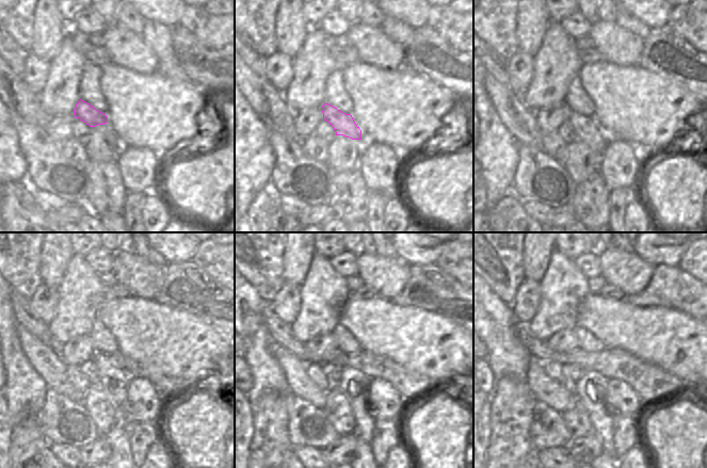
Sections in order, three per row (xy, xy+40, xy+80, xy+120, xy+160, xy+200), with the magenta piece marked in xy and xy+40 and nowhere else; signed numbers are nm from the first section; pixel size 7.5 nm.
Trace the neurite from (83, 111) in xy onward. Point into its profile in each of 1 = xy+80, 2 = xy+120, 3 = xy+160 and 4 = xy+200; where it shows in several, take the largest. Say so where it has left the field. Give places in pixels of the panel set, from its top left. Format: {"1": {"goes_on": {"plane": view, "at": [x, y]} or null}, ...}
{"1": {"goes_on": {"plane": "xy+80", "at": [585, 128]}}, "2": {"goes_on": {"plane": "xy+120", "at": [109, 375]}}, "3": {"goes_on": {"plane": "xy+160", "at": [364, 422]}}, "4": {"goes_on": {"plane": "xy+200", "at": [601, 421]}}}

